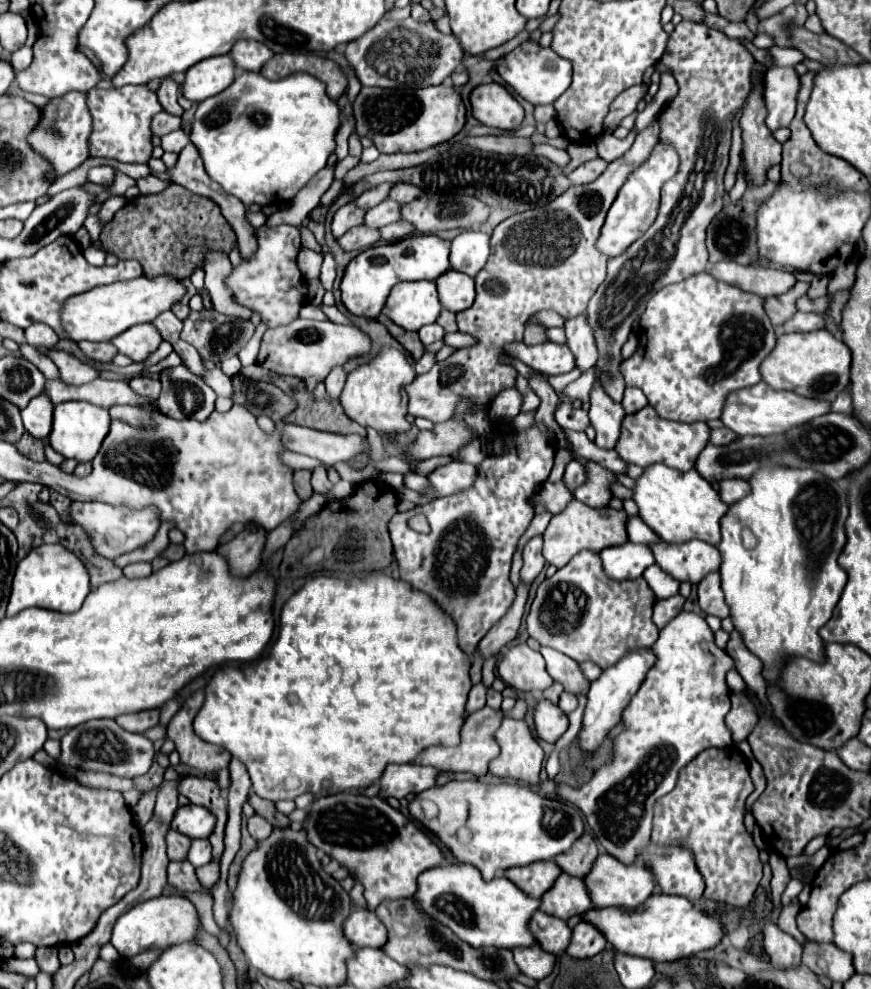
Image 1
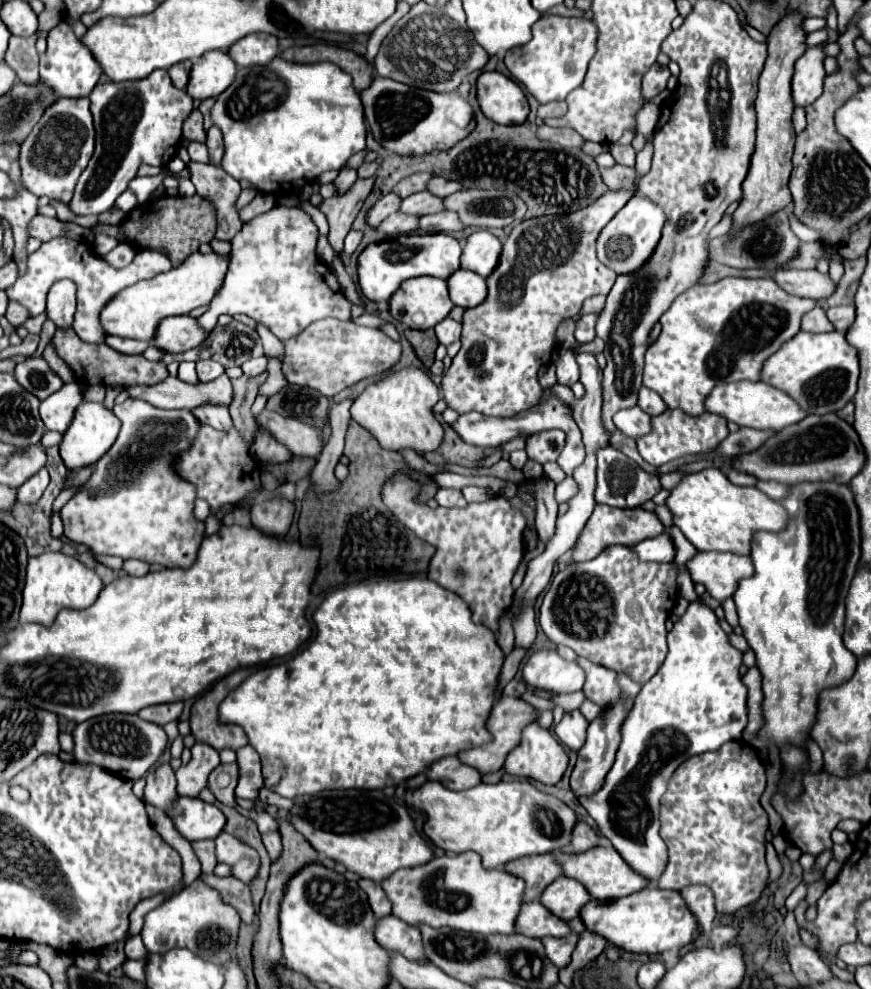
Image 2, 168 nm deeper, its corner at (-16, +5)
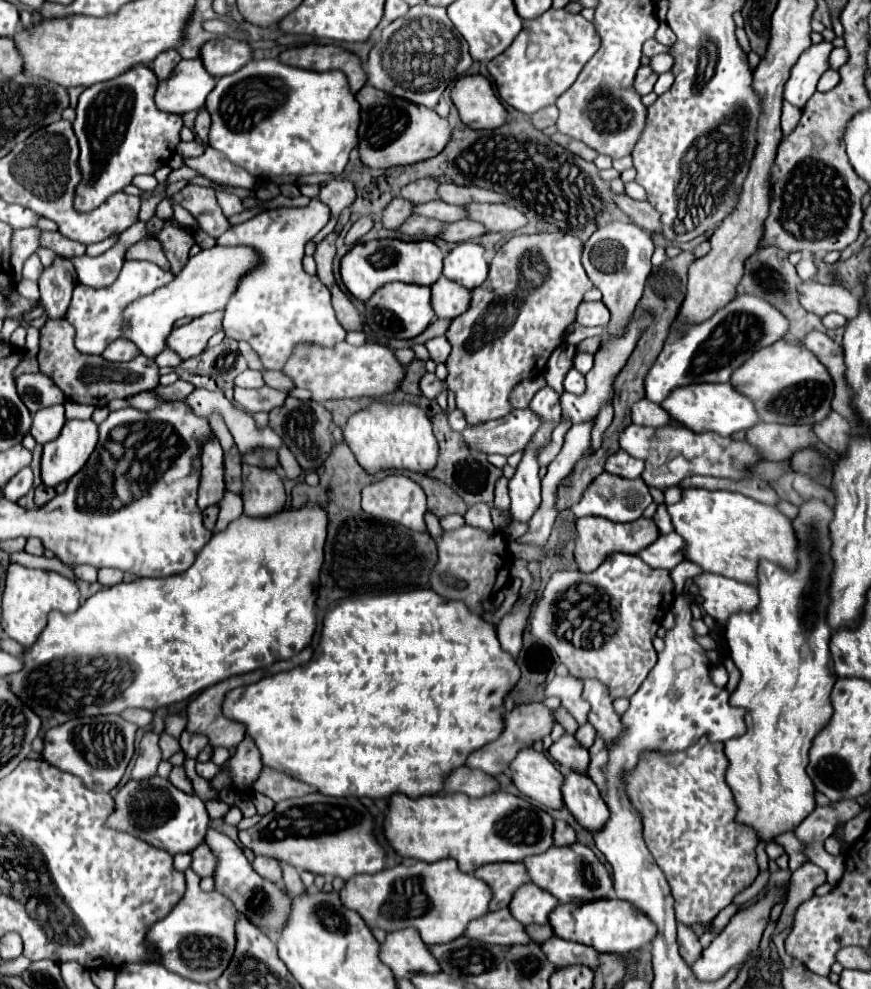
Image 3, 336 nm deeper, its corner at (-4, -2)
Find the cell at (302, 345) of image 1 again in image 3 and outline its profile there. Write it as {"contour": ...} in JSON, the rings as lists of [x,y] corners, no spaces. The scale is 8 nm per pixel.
{"contour":[[[346,341],[332,347],[318,343],[298,343],[288,357],[282,373],[294,381],[296,387],[308,389],[312,401],[330,401],[344,397],[382,397],[398,389],[400,379],[404,377],[402,365],[396,361],[394,353],[378,343],[364,343],[360,347]]]}

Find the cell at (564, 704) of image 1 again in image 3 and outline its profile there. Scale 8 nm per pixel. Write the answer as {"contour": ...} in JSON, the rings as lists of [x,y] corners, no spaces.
{"contour":[[[584,723],[584,725],[578,727],[578,731],[576,731],[574,737],[588,749],[594,743],[594,735],[596,735],[596,729],[590,723]]]}

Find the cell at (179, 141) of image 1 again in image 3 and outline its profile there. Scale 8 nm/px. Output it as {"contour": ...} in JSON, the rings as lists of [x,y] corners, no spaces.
{"contour":[[[206,147],[204,155],[198,157],[184,157],[184,165],[192,167],[194,171],[200,171],[200,175],[216,181],[216,183],[224,183],[224,185],[234,185],[234,187],[248,187],[248,189],[256,189],[256,177],[248,175],[248,171],[240,169],[240,167],[232,167],[232,163],[228,163],[224,159],[224,155],[220,157],[216,149]]]}

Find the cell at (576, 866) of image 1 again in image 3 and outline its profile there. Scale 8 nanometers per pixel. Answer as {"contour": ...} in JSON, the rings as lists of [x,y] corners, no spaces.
{"contour":[[[556,821],[556,829],[554,829],[554,845],[556,847],[566,847],[576,843],[576,833],[574,829],[566,823],[566,821]]]}

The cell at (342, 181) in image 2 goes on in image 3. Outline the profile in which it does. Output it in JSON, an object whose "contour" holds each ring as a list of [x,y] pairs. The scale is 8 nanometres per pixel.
{"contour":[[[314,197],[308,207],[264,211],[240,225],[232,225],[216,239],[218,245],[252,247],[260,257],[258,263],[238,279],[224,307],[222,325],[226,337],[248,341],[266,369],[280,371],[296,343],[312,341],[332,345],[346,337],[330,303],[330,291],[317,276],[308,275],[302,267],[306,241],[312,239],[328,219],[330,207]]]}

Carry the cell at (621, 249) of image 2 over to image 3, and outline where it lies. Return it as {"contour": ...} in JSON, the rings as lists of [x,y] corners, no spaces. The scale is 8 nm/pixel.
{"contour":[[[614,221],[604,227],[598,227],[594,235],[584,243],[584,253],[582,253],[582,265],[586,269],[586,275],[602,291],[602,303],[610,309],[612,319],[606,331],[616,331],[620,323],[628,323],[628,315],[632,315],[634,307],[638,305],[646,279],[652,269],[652,253],[654,253],[654,243],[648,231],[634,223],[622,223]]]}

